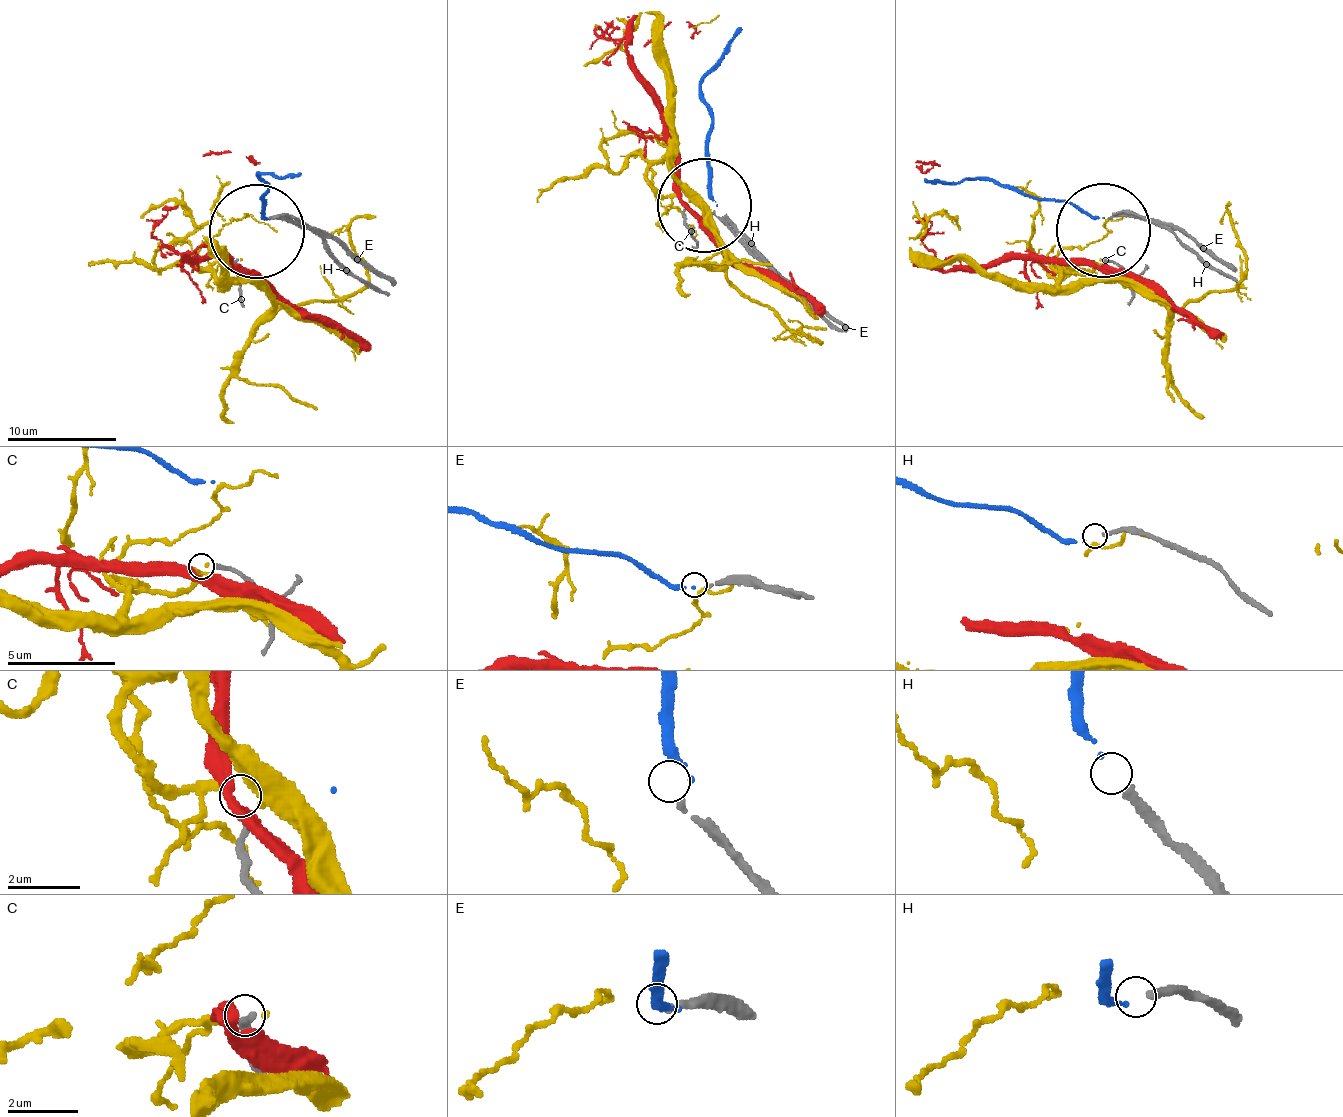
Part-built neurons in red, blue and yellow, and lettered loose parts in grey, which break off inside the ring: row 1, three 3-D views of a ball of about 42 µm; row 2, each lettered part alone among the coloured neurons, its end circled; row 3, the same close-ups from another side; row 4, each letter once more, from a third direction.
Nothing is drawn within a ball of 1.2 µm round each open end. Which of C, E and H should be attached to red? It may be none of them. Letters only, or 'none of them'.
none of them

